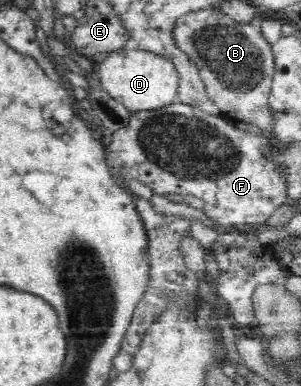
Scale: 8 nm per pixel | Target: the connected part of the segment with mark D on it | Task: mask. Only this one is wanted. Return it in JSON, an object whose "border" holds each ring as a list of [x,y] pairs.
{"border":[[[119,49],[109,53],[107,58],[99,63],[95,75],[101,86],[118,101],[121,101],[131,112],[150,111],[175,102],[179,92],[179,73],[175,65],[158,53],[150,50]]]}

